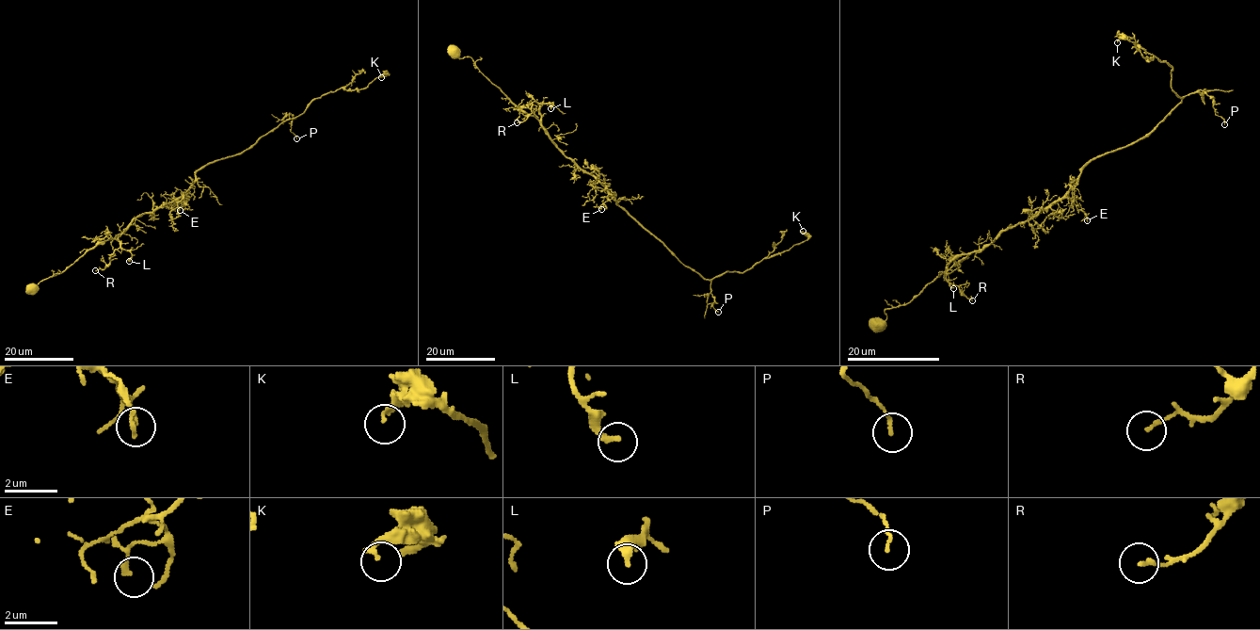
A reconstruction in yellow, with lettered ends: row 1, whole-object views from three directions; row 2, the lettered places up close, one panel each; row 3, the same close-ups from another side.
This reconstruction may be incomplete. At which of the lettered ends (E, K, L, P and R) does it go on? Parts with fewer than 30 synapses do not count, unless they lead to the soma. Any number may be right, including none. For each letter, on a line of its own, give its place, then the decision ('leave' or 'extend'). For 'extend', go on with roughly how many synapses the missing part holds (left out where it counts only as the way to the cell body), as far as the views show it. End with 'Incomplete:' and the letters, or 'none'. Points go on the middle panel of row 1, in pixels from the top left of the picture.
E: at (601, 209); leave
K: at (803, 231); leave
L: at (550, 108); leave
P: at (718, 312); leave
R: at (517, 122); leave
Incomplete: none

